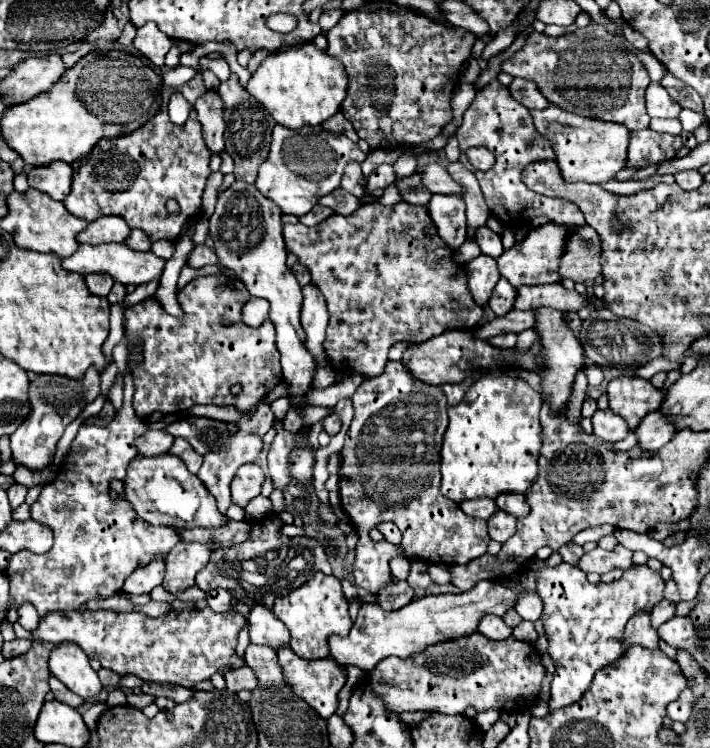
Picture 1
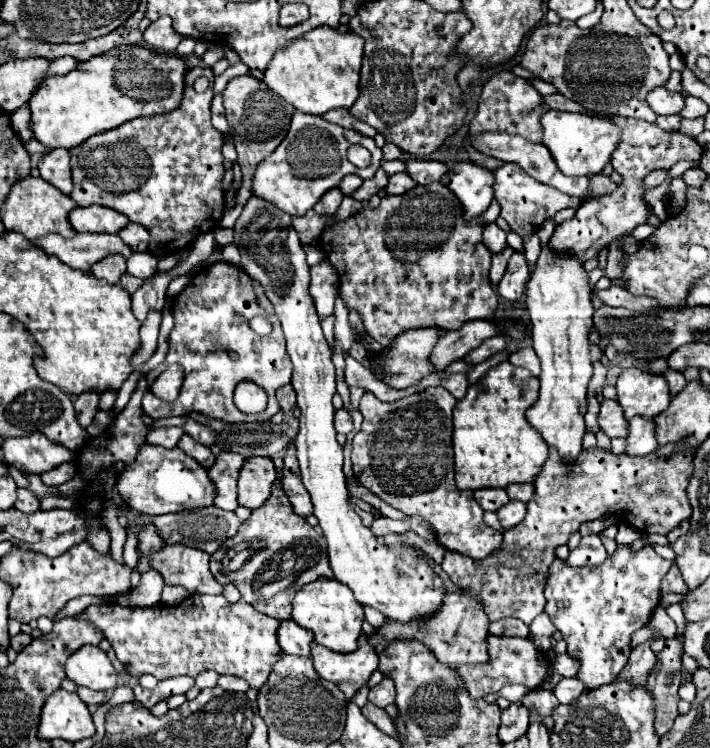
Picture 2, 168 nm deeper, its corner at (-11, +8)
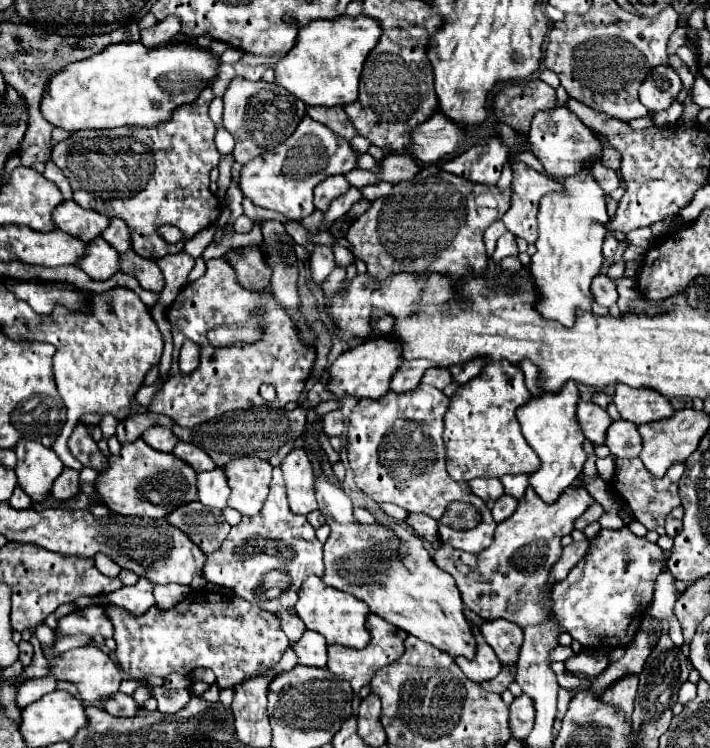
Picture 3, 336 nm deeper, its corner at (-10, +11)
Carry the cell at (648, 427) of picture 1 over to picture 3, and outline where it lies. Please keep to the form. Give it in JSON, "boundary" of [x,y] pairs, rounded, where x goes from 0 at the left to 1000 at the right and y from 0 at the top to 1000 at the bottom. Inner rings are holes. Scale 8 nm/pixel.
{"boundary":[[[872,560],[863,563],[863,568],[858,571],[852,595],[866,611],[900,611],[906,600],[906,587],[900,584],[900,576],[889,563]]]}

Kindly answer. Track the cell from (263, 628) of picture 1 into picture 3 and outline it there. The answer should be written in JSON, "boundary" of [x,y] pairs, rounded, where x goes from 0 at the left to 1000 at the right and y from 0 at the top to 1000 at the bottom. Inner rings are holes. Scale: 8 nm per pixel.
{"boundary":[[[435,844],[427,846],[427,852],[410,862],[415,876],[421,878],[421,886],[427,889],[441,889],[441,892],[458,892],[461,886],[461,857],[449,852],[449,846]]]}

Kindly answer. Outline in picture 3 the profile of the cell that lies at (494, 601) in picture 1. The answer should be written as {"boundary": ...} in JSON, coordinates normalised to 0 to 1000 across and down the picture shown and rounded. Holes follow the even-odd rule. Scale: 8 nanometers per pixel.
{"boundary":[[[663,833],[663,844],[669,846],[669,878],[658,881],[658,878],[641,878],[641,886],[649,892],[649,897],[669,913],[694,908],[703,897],[706,897],[706,886],[700,873],[686,862],[686,857],[680,857],[680,849],[675,844],[675,838],[669,833]]]}

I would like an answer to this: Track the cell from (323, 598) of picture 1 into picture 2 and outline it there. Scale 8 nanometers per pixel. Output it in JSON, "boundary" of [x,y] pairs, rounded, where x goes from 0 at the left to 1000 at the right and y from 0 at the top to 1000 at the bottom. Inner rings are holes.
{"boundary":[[[448,773],[431,781],[423,791],[417,791],[411,805],[411,829],[442,845],[442,858],[454,861],[470,872],[499,872],[504,864],[504,850],[510,845],[513,813],[496,797],[496,789],[473,775]]]}

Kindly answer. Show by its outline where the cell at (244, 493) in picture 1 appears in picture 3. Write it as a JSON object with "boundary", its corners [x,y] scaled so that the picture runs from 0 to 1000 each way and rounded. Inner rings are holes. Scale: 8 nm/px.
{"boundary":[[[331,611],[314,627],[325,648],[323,678],[339,689],[362,689],[379,659],[382,619],[365,611]]]}

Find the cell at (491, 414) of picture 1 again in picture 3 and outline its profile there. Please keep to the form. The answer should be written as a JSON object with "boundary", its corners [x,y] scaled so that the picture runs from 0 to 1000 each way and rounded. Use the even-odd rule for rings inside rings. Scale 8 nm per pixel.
{"boundary":[[[714,480],[692,483],[680,499],[649,515],[635,531],[635,541],[627,552],[627,598],[630,598],[630,632],[641,643],[663,640],[703,640],[708,635],[748,635],[759,627],[762,616],[756,606],[742,595],[734,568],[725,557],[725,547],[745,536],[745,520],[739,517],[737,496],[731,488],[720,488]]]}

